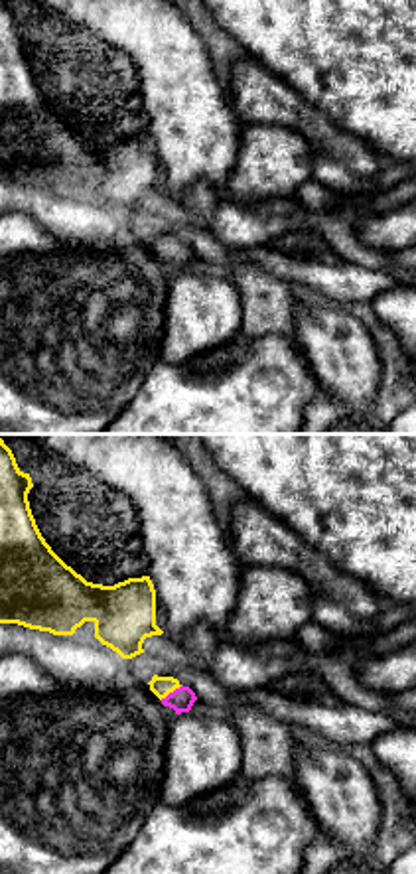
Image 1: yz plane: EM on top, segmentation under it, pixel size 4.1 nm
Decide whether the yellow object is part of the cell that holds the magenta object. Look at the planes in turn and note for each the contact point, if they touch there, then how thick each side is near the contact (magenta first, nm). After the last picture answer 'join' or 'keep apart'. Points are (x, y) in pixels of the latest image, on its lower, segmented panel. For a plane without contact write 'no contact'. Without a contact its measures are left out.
contact (170, 693); calibres 100 and 80 nm

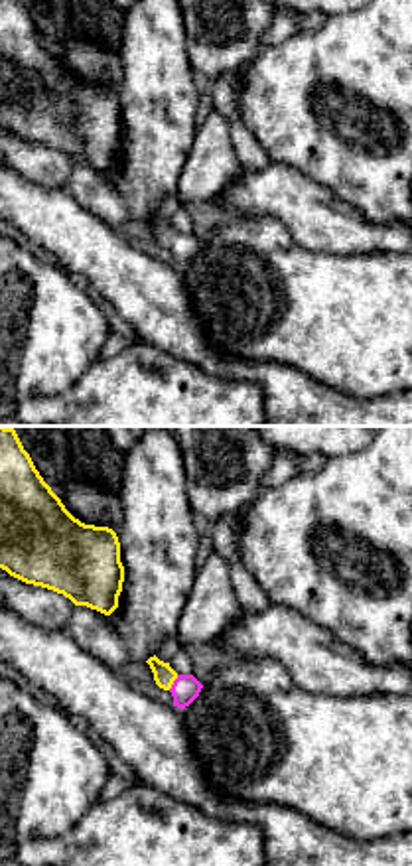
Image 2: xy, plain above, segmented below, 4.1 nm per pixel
contact (174, 683); calibres 110 and 90 nm

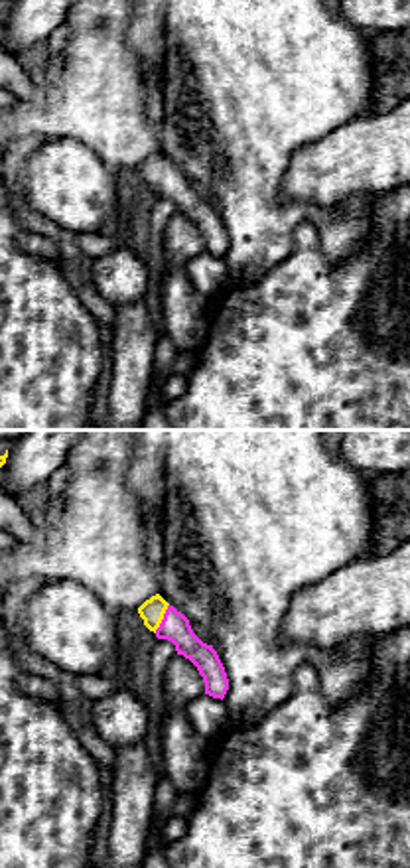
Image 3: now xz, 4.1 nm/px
contact (164, 618); calibres 120 and 100 nm

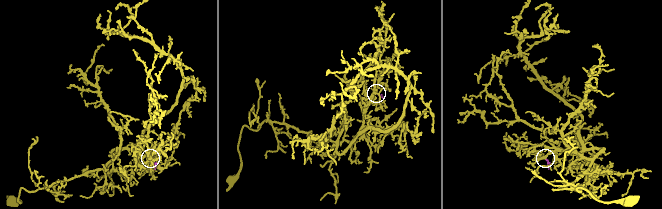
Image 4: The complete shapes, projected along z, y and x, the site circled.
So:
join

